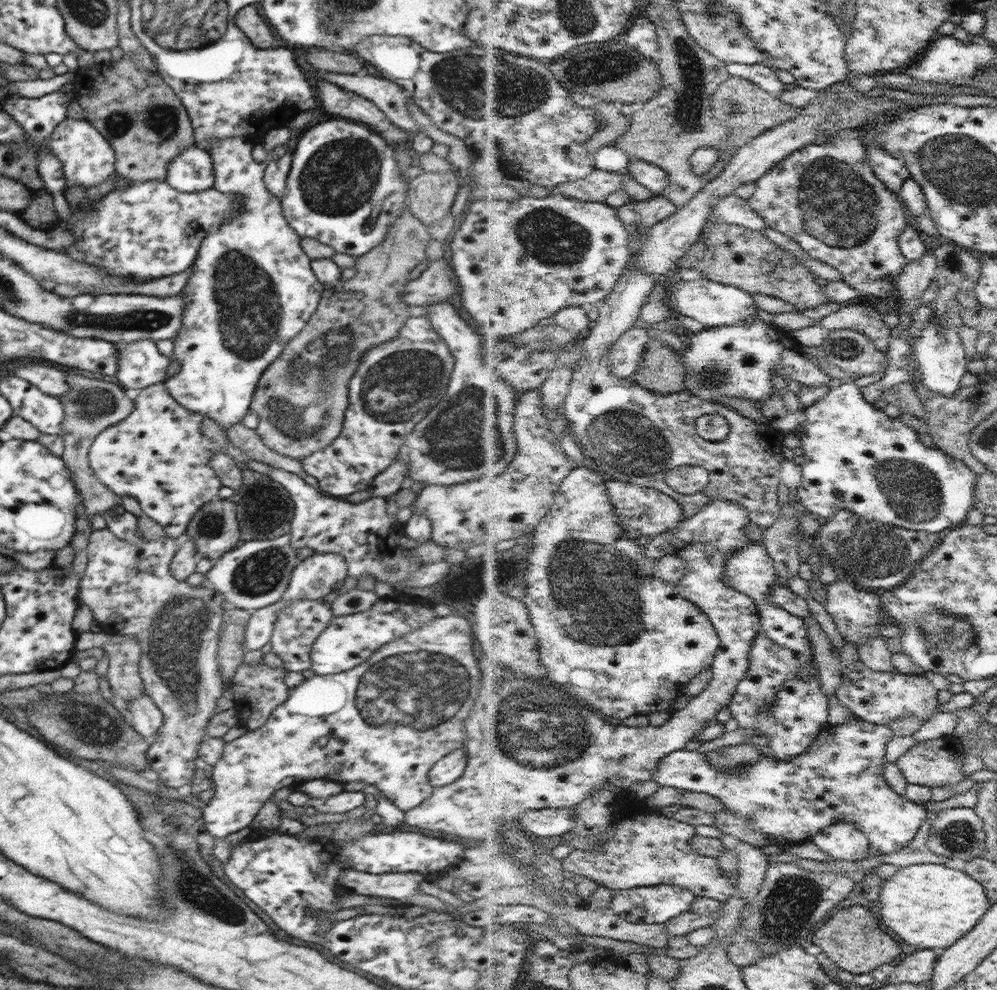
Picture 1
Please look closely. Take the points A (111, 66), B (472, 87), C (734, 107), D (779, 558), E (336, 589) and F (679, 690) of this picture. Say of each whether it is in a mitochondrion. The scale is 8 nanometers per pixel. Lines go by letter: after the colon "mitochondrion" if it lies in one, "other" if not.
A: other
B: mitochondrion
C: mitochondrion
D: other
E: other
F: other

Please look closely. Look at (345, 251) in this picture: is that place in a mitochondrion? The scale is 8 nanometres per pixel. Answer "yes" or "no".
no

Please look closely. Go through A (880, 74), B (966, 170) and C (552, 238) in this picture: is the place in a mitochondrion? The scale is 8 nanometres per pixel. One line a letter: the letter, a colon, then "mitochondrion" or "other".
A: other
B: mitochondrion
C: mitochondrion

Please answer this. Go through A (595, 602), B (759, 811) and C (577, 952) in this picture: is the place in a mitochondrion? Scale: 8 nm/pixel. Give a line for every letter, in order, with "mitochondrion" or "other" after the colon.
A: mitochondrion
B: mitochondrion
C: other

